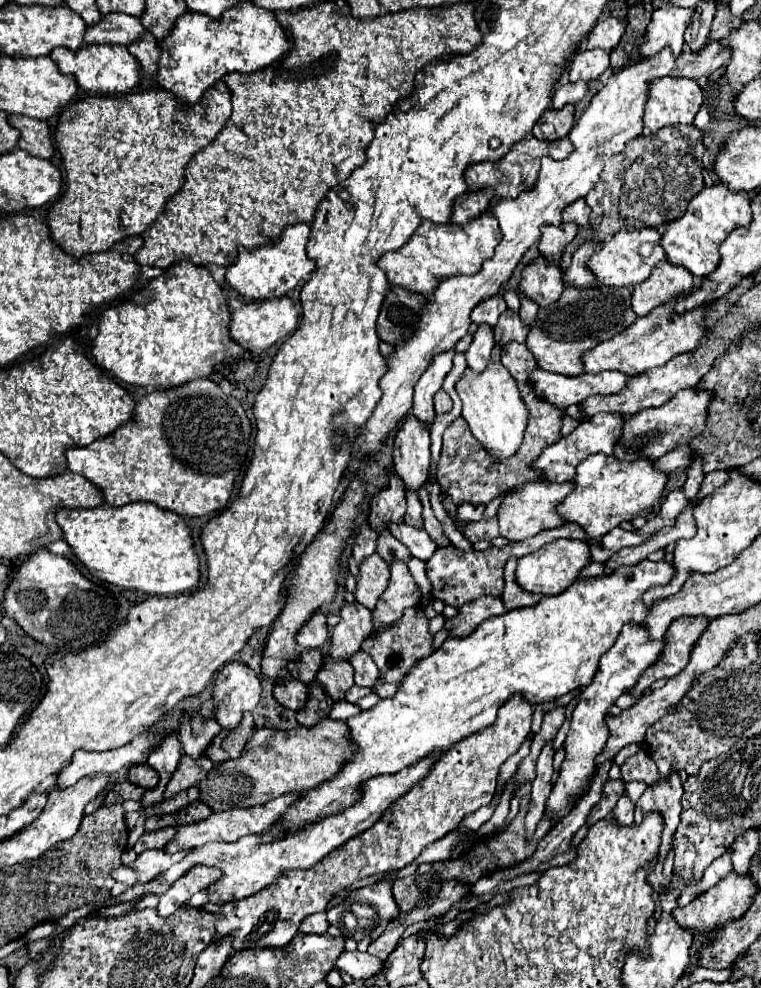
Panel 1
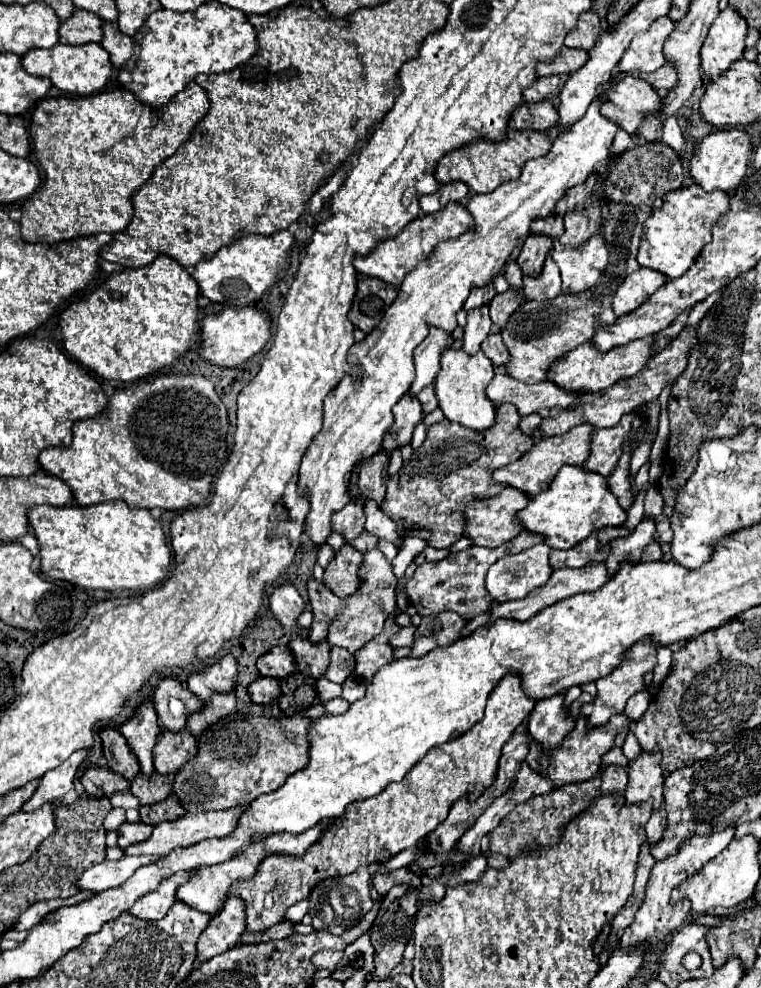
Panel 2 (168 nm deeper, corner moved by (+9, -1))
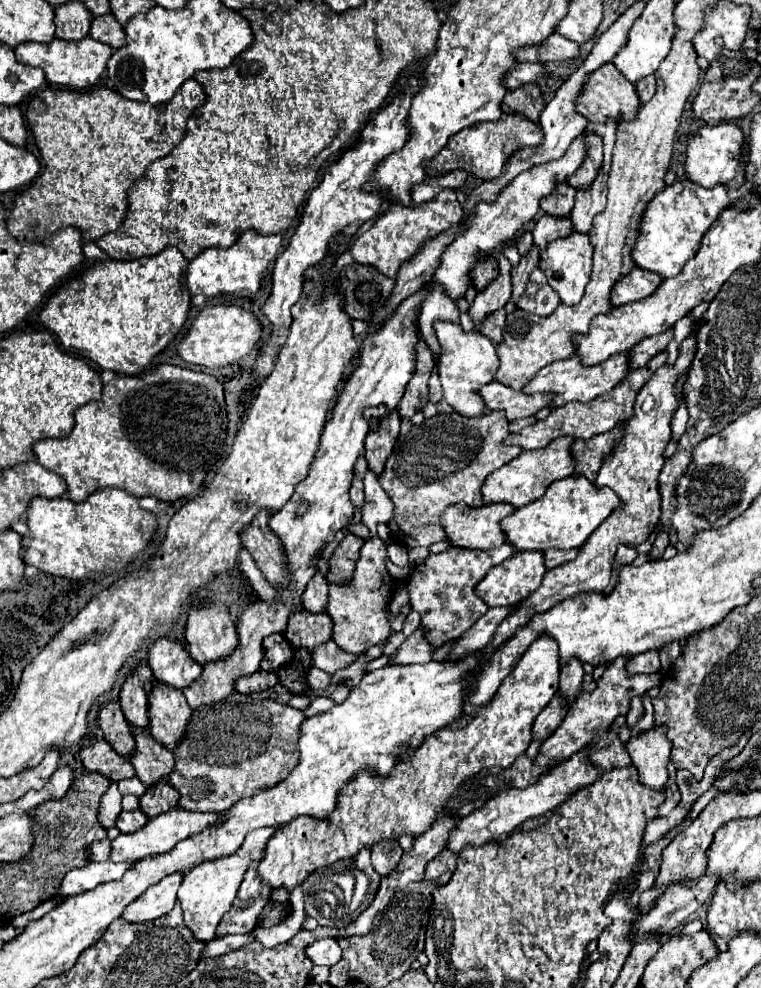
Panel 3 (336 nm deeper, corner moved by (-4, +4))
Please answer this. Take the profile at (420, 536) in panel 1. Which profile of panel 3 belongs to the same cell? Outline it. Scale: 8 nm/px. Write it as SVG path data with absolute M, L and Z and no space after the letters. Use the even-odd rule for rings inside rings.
M375 472L365 476L365 506L363 506L363 524L369 528L369 538L377 536L377 524L389 524L393 518L393 502L387 492L383 492Z

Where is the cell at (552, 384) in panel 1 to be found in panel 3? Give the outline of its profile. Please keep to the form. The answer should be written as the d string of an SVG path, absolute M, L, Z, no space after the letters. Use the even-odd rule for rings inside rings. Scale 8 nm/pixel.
M489 382L483 388L479 388L485 404L489 410L505 410L509 420L517 420L517 418L529 418L535 416L541 408L551 404L551 396L543 396L543 392L539 394L527 394L523 390L515 392L513 388L507 388L505 384Z

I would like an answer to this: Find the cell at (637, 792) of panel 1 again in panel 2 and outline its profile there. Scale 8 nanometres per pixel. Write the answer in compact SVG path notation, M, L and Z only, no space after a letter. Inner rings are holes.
M630 731L625 738L622 751L629 761L634 761L642 752L642 748L634 734Z

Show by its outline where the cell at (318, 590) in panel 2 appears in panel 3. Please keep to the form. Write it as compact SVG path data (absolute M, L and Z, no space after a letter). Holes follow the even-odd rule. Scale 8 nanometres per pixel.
M325 560L319 562L317 566L317 574L313 576L311 584L307 584L305 592L303 592L303 606L309 612L325 612L327 608L327 588L329 588L329 580L327 580L327 568L329 564Z

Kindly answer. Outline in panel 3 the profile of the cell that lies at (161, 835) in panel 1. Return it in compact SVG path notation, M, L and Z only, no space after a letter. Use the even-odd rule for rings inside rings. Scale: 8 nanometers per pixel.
M123 810L117 818L117 828L125 834L131 834L131 832L137 832L139 828L143 828L147 824L147 820L149 818L141 810L137 810L137 812L125 812Z

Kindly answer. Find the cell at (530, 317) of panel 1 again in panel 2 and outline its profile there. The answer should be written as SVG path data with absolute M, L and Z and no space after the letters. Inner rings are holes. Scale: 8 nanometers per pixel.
M510 261L510 263L506 265L504 277L508 279L510 285L514 285L514 289L520 291L520 297L522 297L522 271L520 271L520 267L518 267L516 261Z

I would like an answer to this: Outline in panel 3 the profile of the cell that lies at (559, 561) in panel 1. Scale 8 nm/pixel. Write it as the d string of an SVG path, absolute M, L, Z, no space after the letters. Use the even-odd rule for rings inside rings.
M515 552L511 558L487 572L487 576L477 584L477 592L491 606L515 606L519 604L519 600L525 600L541 586L545 572L547 568L543 552Z

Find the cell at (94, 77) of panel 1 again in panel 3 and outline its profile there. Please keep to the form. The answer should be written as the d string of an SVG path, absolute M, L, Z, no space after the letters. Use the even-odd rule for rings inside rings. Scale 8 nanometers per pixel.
M83 38L75 42L65 42L65 40L51 40L49 44L37 44L37 42L27 42L15 48L17 60L23 64L29 64L33 68L41 68L47 76L47 82L51 84L61 84L71 90L81 90L81 88L91 88L99 82L103 72L107 70L107 60L111 58L113 48L107 44L101 44L99 40L93 38Z

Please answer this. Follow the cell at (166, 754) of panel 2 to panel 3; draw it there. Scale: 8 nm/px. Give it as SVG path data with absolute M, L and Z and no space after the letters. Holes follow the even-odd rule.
M157 682L149 696L151 736L159 744L165 744L165 748L175 748L175 744L179 744L183 738L191 712L193 710L189 708L181 690L173 690Z

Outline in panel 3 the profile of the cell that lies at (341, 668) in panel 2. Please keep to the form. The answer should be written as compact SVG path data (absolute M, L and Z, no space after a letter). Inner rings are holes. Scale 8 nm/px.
M329 640L327 644L313 650L313 666L321 668L329 674L335 674L335 672L347 668L355 660L357 660L357 656L349 656L349 652L343 652L333 640Z

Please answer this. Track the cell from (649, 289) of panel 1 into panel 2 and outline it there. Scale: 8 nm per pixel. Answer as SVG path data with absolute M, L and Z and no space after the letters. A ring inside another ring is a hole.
M640 267L636 273L628 275L624 283L618 287L612 299L612 311L616 315L634 311L634 307L642 305L642 301L646 301L646 297L650 297L664 283L666 283L666 277L662 277L662 273L654 273L654 269L650 271Z

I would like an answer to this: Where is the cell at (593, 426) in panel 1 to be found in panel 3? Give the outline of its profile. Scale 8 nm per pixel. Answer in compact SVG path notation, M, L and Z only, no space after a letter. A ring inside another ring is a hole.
M561 436L559 440L553 440L547 448L539 448L535 452L521 452L515 460L501 466L499 470L491 472L483 484L483 498L485 504L491 502L507 502L513 506L525 506L529 502L535 502L541 498L547 490L547 486L559 478L567 478L575 472L575 456L571 452L573 440L567 440L567 436Z

